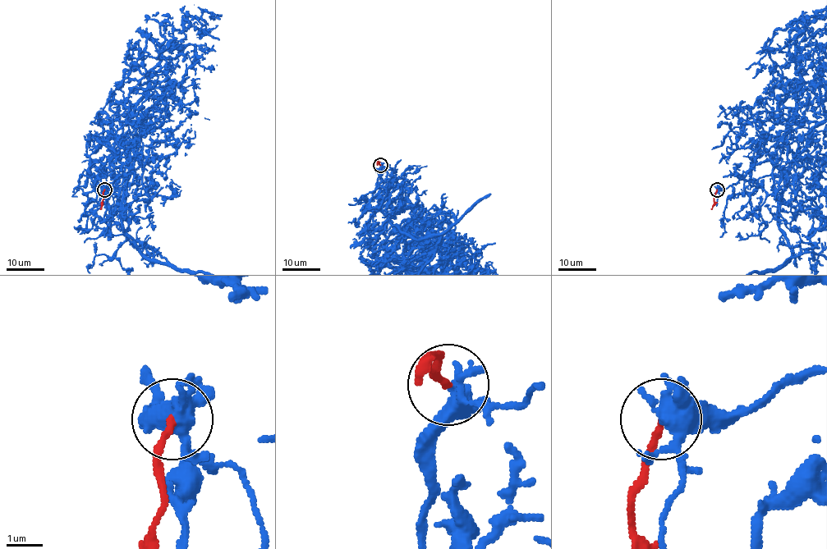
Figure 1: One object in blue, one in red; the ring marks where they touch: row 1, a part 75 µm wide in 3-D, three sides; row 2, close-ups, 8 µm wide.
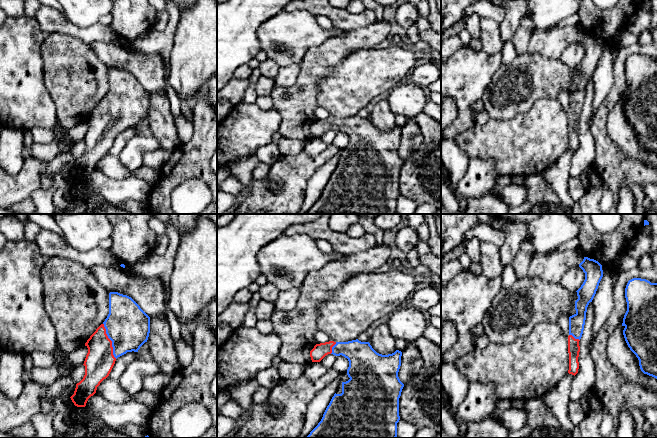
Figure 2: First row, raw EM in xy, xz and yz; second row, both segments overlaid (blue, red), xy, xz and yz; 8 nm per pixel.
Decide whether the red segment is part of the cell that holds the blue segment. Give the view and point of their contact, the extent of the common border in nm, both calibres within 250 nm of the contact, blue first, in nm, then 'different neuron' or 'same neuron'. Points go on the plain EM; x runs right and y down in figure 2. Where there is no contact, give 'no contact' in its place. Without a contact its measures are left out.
meets blue in xy at (111, 116); contact 300 nm long; 360 nm thick on the blue side, 240 nm on the other; same neuron

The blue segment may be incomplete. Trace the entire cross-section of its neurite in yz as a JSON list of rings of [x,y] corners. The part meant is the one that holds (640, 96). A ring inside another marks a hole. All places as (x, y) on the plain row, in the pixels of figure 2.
[[[633,54],[625,64],[627,87],[623,94],[623,111],[630,126],[639,136],[644,150],[657,155],[657,59]]]

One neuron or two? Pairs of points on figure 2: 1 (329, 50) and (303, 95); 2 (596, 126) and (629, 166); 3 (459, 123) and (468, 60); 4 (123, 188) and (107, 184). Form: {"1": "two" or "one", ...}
{"1": "one", "2": "one", "3": "one", "4": "one"}

